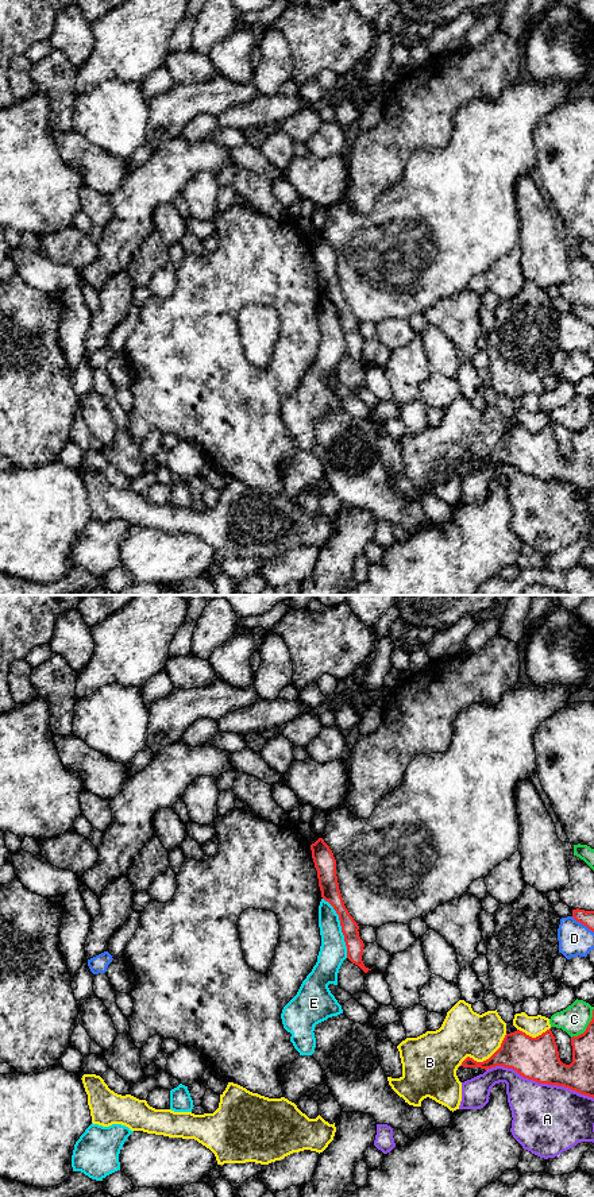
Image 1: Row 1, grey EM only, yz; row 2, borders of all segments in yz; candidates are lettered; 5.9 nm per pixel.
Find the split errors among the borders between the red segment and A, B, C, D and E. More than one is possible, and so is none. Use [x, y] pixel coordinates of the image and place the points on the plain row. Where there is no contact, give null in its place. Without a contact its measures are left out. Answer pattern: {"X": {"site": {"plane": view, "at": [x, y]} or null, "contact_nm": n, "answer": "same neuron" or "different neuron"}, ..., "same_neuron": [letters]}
{"A": {"site": {"plane": "yz", "at": [540, 478]}, "contact_nm": 650, "answer": "different neuron"}, "B": {"site": {"plane": "yz", "at": [486, 455]}, "contact_nm": 340, "answer": "different neuron"}, "C": {"site": {"plane": "yz", "at": [587, 421]}, "contact_nm": 220, "answer": "different neuron"}, "D": {"site": {"plane": "yz", "at": [582, 319]}, "contact_nm": 170, "answer": "different neuron"}, "E": {"site": {"plane": "yz", "at": [342, 323]}, "contact_nm": 380, "answer": "different neuron"}, "same_neuron": []}

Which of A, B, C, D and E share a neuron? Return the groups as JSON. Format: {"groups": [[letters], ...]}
{"groups": [["A"], ["B"], ["C"], ["D"], ["E"]]}

